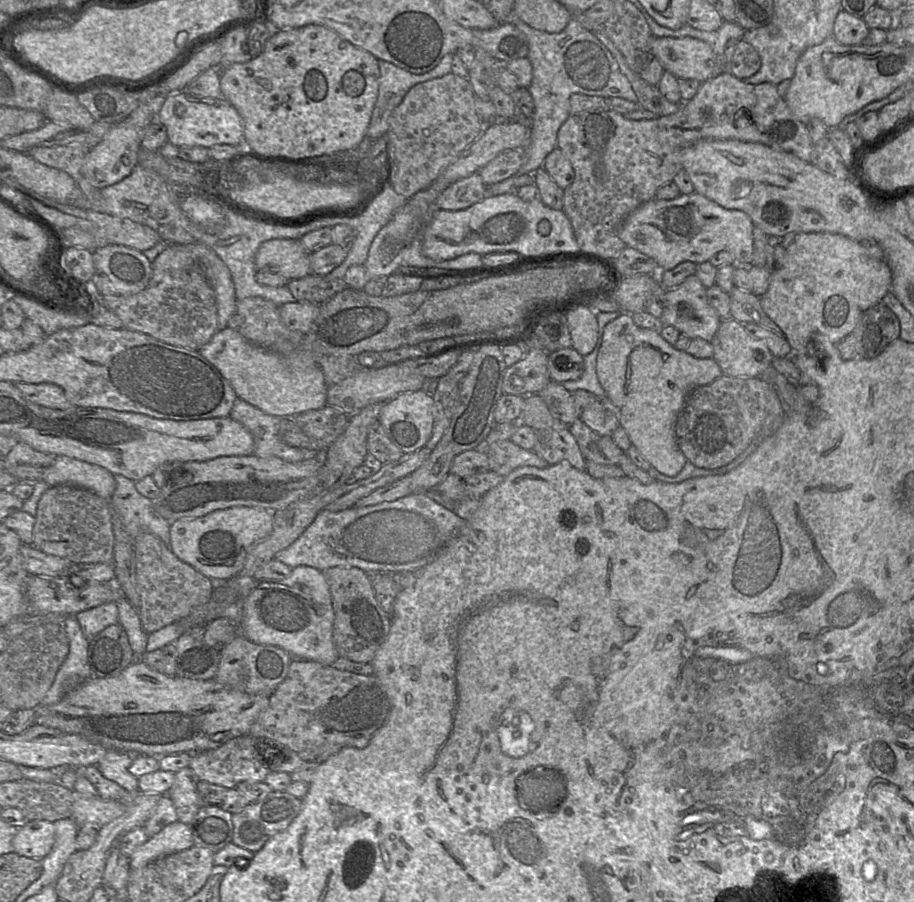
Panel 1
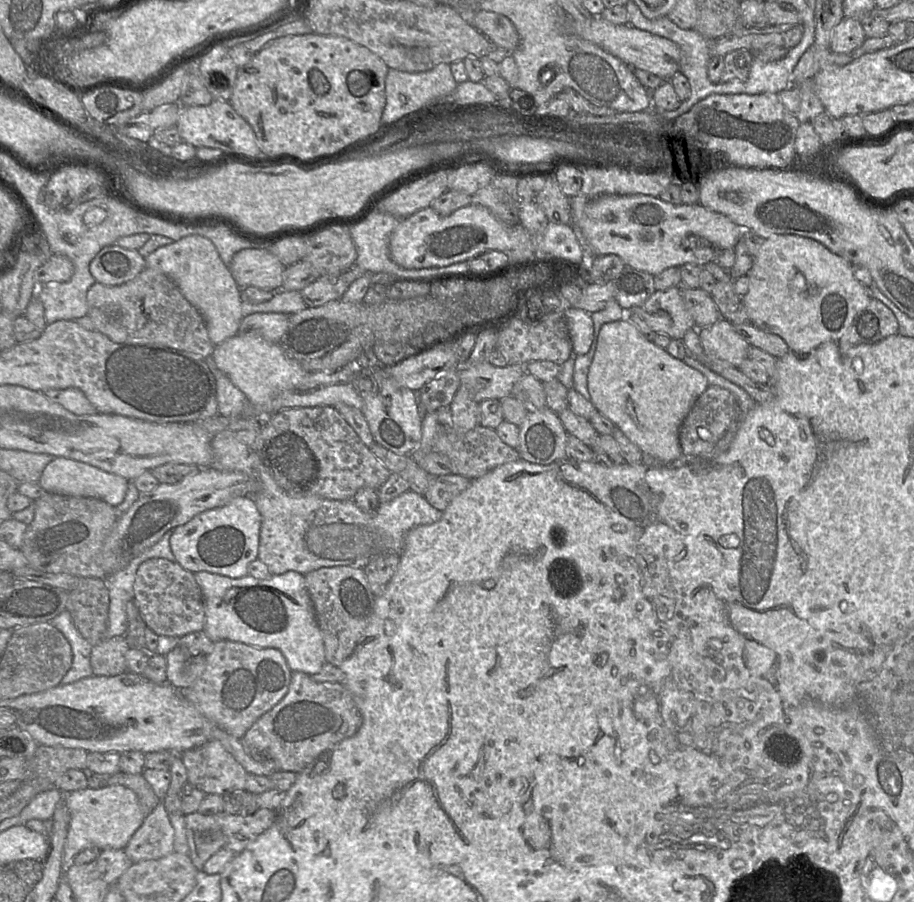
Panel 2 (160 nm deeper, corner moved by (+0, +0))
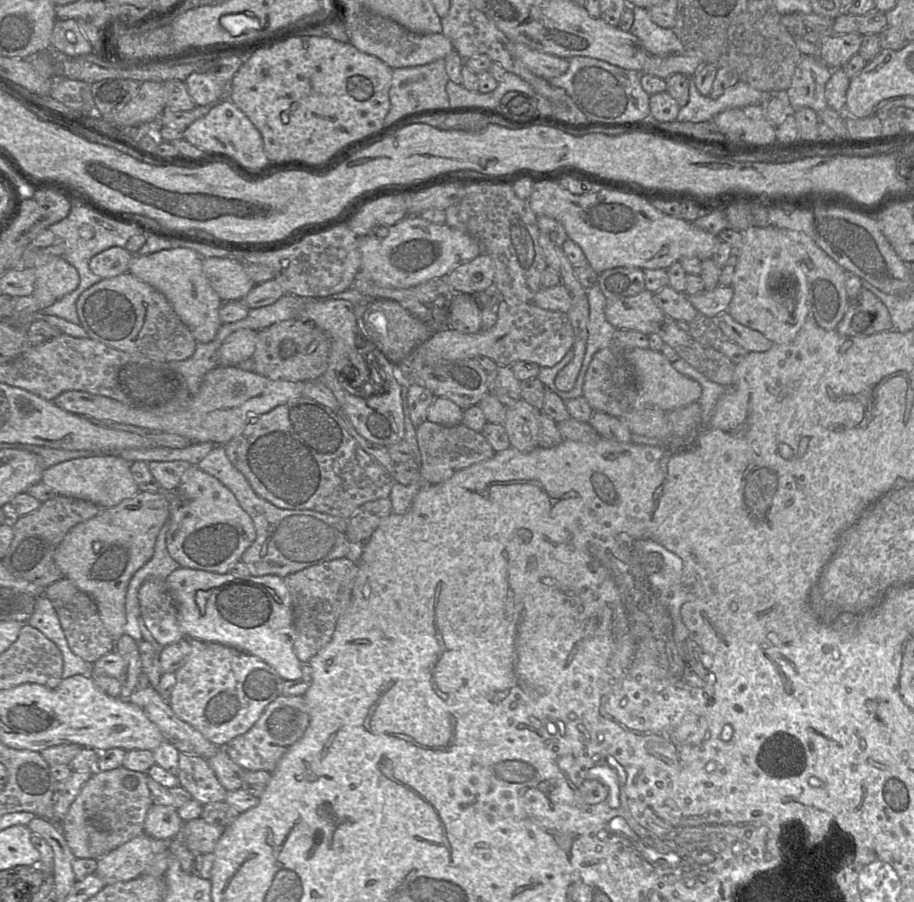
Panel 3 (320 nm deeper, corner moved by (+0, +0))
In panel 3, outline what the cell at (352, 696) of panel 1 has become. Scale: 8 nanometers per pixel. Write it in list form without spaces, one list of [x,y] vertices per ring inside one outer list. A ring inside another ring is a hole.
[[[279,696],[263,711],[256,723],[223,748],[230,759],[246,771],[273,772],[288,749],[305,733],[310,722],[307,705],[301,696]]]

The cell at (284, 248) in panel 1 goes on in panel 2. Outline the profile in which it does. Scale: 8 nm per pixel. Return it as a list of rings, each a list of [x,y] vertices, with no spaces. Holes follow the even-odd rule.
[[[255,247],[236,252],[230,272],[241,289],[252,286],[278,291],[282,286],[285,268],[268,248]]]

